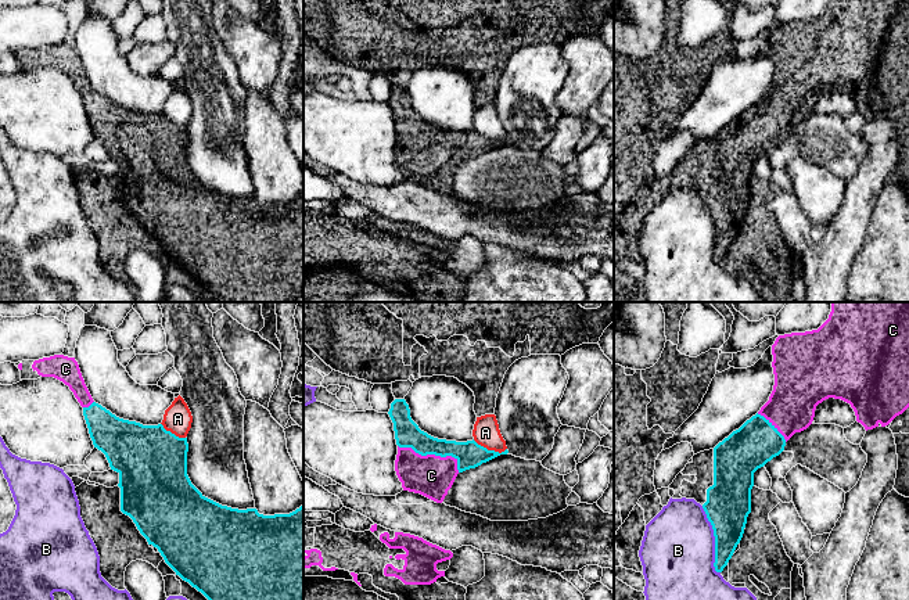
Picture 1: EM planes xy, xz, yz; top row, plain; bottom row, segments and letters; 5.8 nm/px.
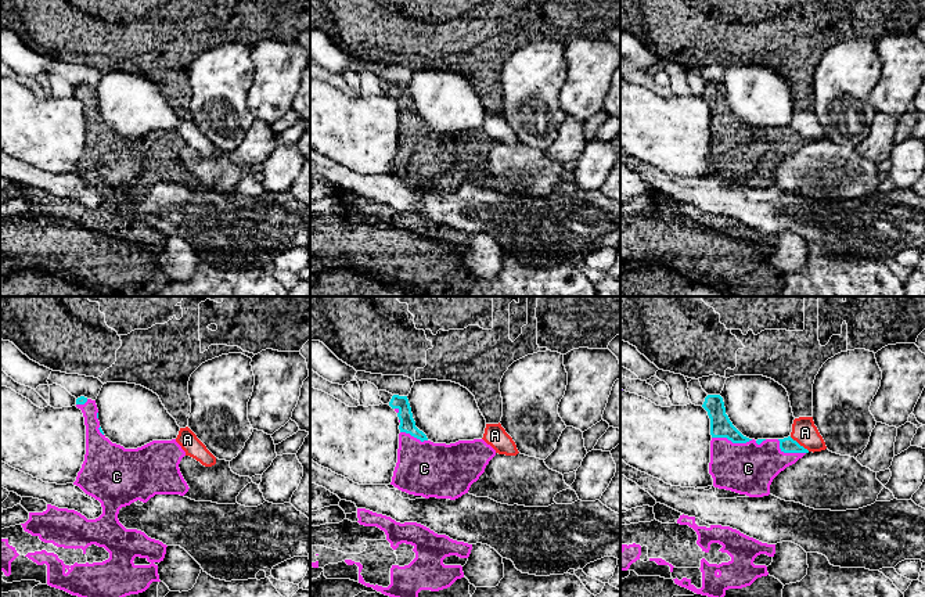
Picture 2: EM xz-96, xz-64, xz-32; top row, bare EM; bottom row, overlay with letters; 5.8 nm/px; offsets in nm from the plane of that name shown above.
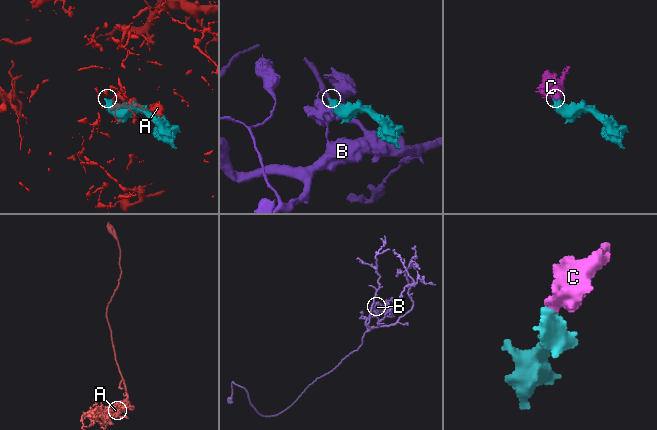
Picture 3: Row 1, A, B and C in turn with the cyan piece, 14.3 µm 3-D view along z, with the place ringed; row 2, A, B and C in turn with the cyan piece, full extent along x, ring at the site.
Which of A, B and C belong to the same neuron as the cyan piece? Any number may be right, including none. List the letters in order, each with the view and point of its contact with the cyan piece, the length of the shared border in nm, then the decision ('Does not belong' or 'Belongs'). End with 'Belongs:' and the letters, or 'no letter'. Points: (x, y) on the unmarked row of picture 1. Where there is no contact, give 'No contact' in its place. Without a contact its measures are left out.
A: Touches cyan at xz (489, 140). Shared border 200 nm. Does not belong
B: Touches cyan at yz (715, 230). Shared border 400 nm. Does not belong
C: Touches cyan at xz (433, 143). Shared border 400 nm. Belongs
Belongs: C

